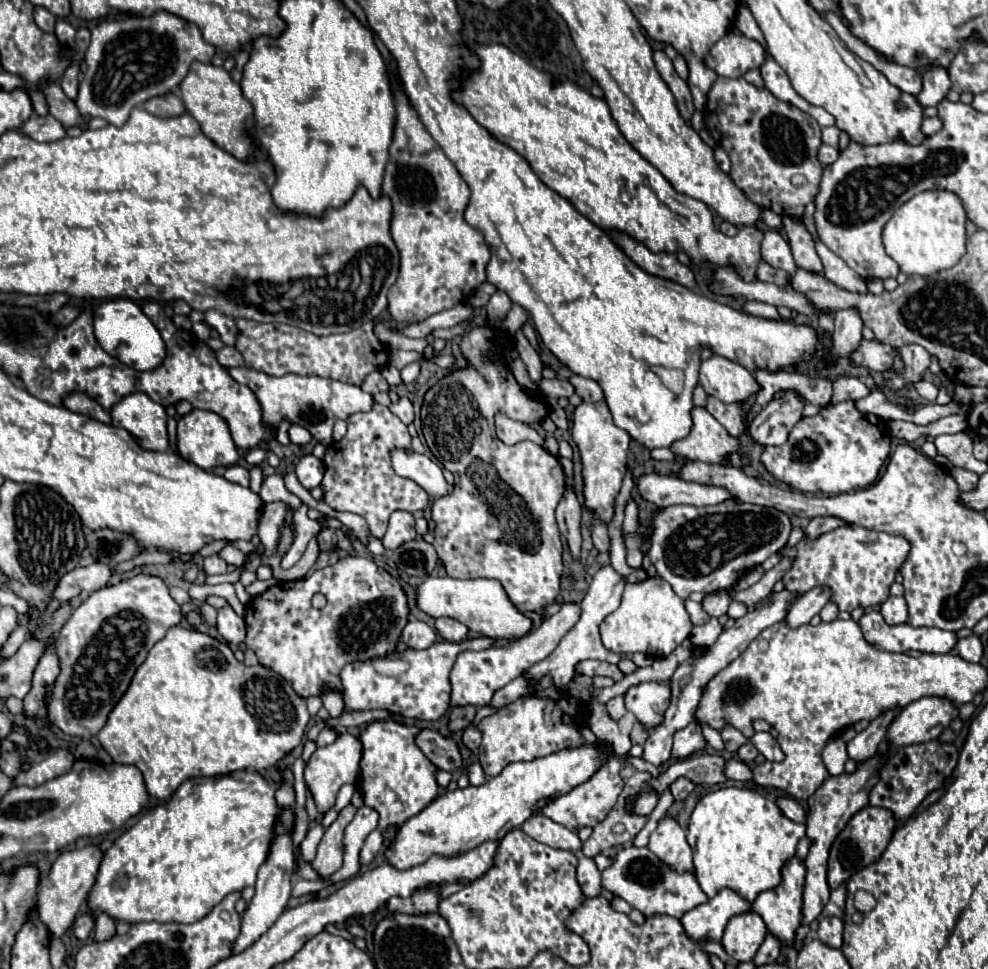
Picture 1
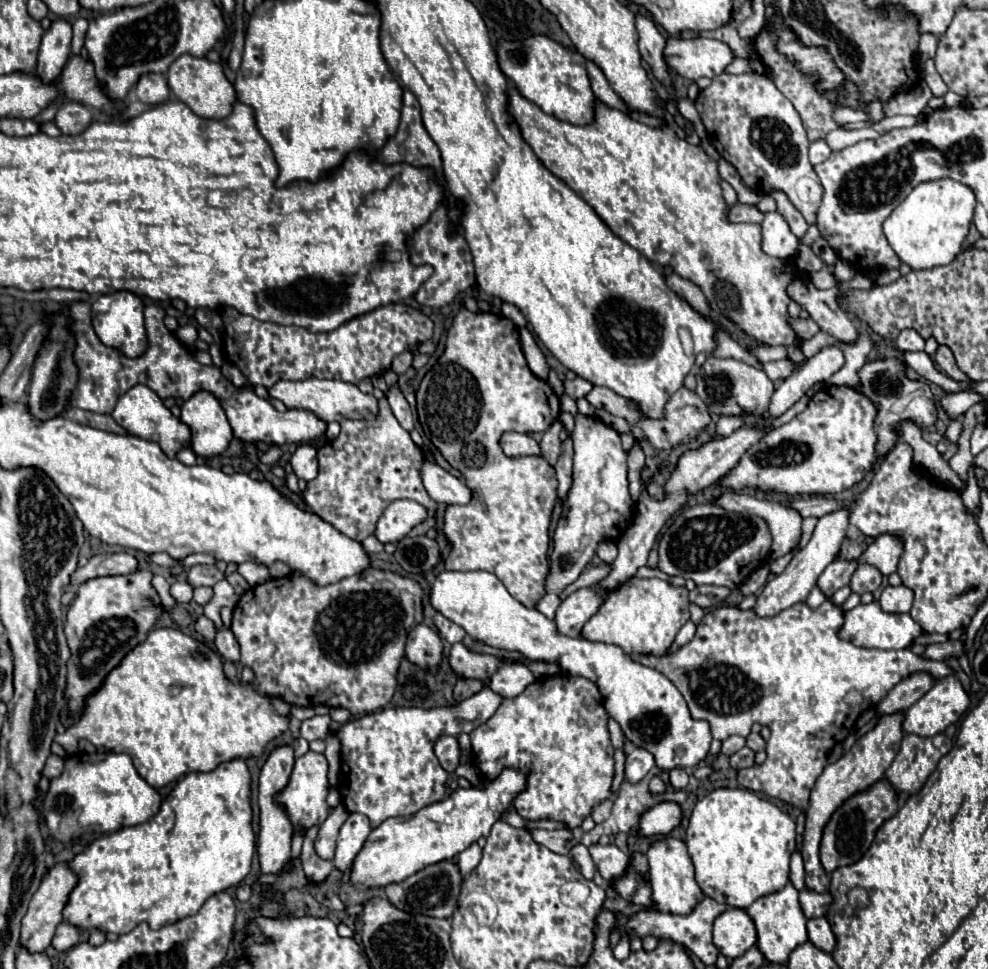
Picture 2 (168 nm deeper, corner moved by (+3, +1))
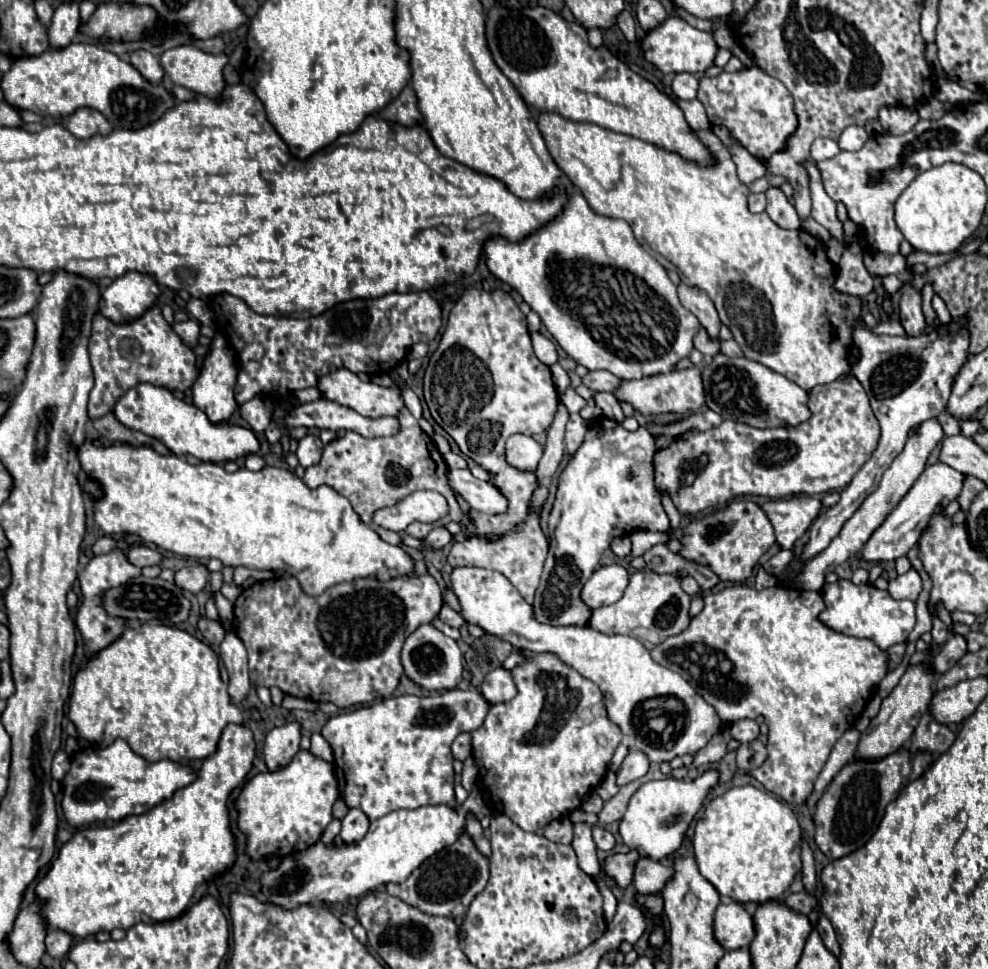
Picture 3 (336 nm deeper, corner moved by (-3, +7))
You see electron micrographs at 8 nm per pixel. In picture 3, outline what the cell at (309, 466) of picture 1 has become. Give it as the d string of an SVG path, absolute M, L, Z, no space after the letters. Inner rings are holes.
M306 434L298 442L298 450L296 450L300 466L304 466L304 468L316 466L320 462L320 458L322 458L322 448L324 448L324 444L320 442L320 438L316 434Z

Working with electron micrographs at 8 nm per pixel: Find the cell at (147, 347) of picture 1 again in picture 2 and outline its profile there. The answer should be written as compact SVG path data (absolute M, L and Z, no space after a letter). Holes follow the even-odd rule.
M120 290L112 294L102 294L92 302L92 324L98 334L98 338L112 348L120 348L126 356L136 358L140 356L148 342L146 342L146 328L144 328L144 302L140 296Z

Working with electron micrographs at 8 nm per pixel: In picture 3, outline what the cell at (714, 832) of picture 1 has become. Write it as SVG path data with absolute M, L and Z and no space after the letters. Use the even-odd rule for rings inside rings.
M734 786L722 796L706 804L702 820L696 822L694 856L700 874L720 892L734 902L760 902L766 898L780 898L786 894L800 864L800 826L792 808L754 786Z

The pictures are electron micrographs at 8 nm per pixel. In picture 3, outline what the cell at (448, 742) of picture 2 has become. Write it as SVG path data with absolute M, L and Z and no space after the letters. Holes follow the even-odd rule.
M458 734L452 742L452 756L456 760L466 760L470 756L470 734Z

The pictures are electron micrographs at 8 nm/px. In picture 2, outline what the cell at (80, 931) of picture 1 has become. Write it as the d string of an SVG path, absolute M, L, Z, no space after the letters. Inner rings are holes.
M62 922L62 924L56 928L52 946L54 946L58 952L66 952L66 950L70 950L72 946L78 944L78 938L80 938L78 928L74 928L74 926L68 924L68 922Z

